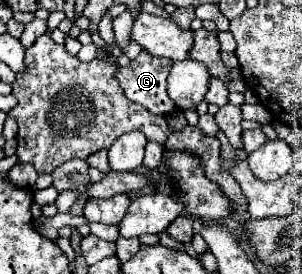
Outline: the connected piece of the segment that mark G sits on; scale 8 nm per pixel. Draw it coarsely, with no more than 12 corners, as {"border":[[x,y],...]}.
{"border":[[141,52],[119,68],[119,86],[151,114],[175,110],[171,60]]}

